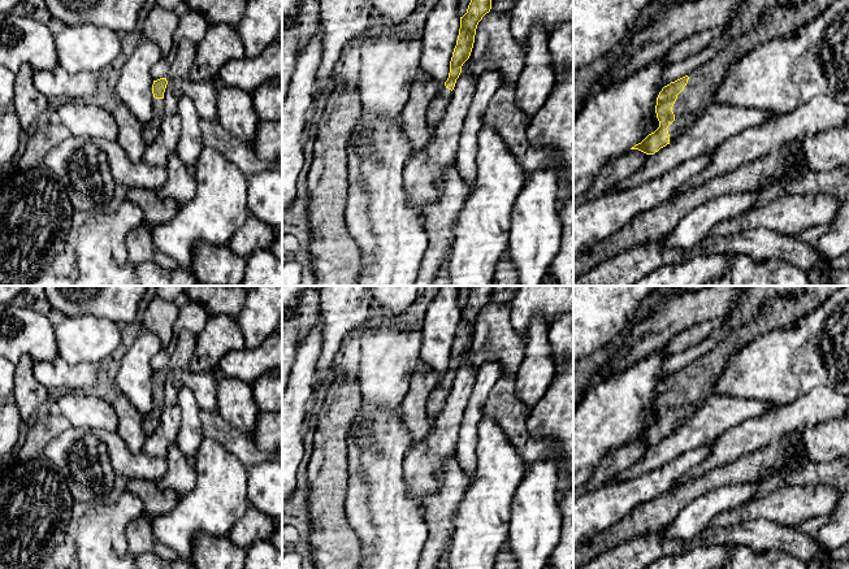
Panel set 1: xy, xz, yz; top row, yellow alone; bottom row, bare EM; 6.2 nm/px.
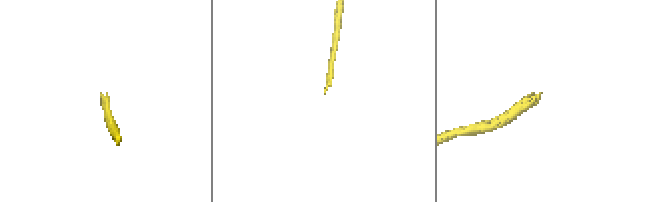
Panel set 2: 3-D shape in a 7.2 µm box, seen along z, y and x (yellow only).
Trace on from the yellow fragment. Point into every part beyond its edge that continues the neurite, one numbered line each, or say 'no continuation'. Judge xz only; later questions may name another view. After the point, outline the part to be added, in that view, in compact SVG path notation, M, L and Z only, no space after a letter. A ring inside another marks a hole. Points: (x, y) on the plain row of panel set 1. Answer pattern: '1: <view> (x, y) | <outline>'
1: xz (437, 399) | M442 375L438 381L438 385L430 392L426 401L426 411L430 429L434 426L436 418L441 413L443 405L446 404L451 387L452 382L449 381L445 375Z

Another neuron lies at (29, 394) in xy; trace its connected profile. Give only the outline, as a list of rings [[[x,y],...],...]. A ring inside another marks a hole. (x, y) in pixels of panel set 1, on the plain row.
[[[23,355],[16,364],[13,396],[23,421],[35,416],[40,407],[52,400],[52,395],[34,375],[34,360]]]

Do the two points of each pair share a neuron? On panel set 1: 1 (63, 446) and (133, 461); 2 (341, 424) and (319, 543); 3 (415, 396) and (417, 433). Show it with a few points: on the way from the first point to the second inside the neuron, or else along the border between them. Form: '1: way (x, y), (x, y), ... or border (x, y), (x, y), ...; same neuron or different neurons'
1: way (81, 435), (111, 465), (115, 465); same neuron
2: way (330, 454), (326, 476), (326, 513); same neuron
3: way (415, 405), (417, 424); same neuron

